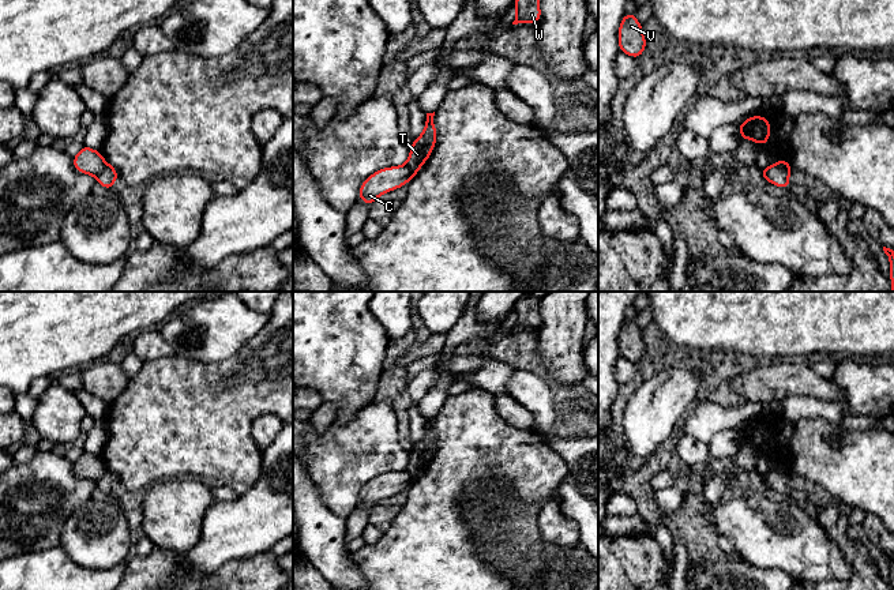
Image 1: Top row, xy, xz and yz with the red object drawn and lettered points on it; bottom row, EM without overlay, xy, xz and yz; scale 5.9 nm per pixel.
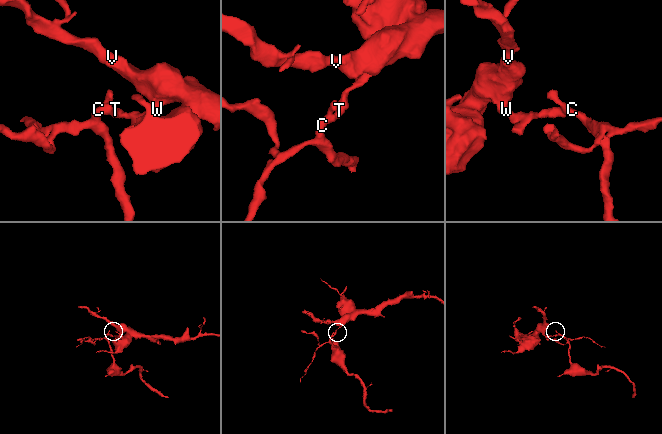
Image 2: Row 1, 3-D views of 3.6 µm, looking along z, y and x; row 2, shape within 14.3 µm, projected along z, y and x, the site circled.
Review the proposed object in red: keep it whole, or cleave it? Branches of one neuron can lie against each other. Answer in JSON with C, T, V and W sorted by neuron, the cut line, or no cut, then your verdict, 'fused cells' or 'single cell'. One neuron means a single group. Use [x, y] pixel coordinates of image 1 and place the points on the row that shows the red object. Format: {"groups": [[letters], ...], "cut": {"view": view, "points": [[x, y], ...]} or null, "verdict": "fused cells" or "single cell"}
{"groups": [["C"], ["T", "V", "W"]], "cut": {"view": "xy", "points": [[106, 164], [96, 176]]}, "verdict": "fused cells"}

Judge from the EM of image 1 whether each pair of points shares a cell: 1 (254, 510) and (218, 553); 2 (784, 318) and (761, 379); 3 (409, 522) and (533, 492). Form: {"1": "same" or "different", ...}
{"1": "same", "2": "different", "3": "same"}

